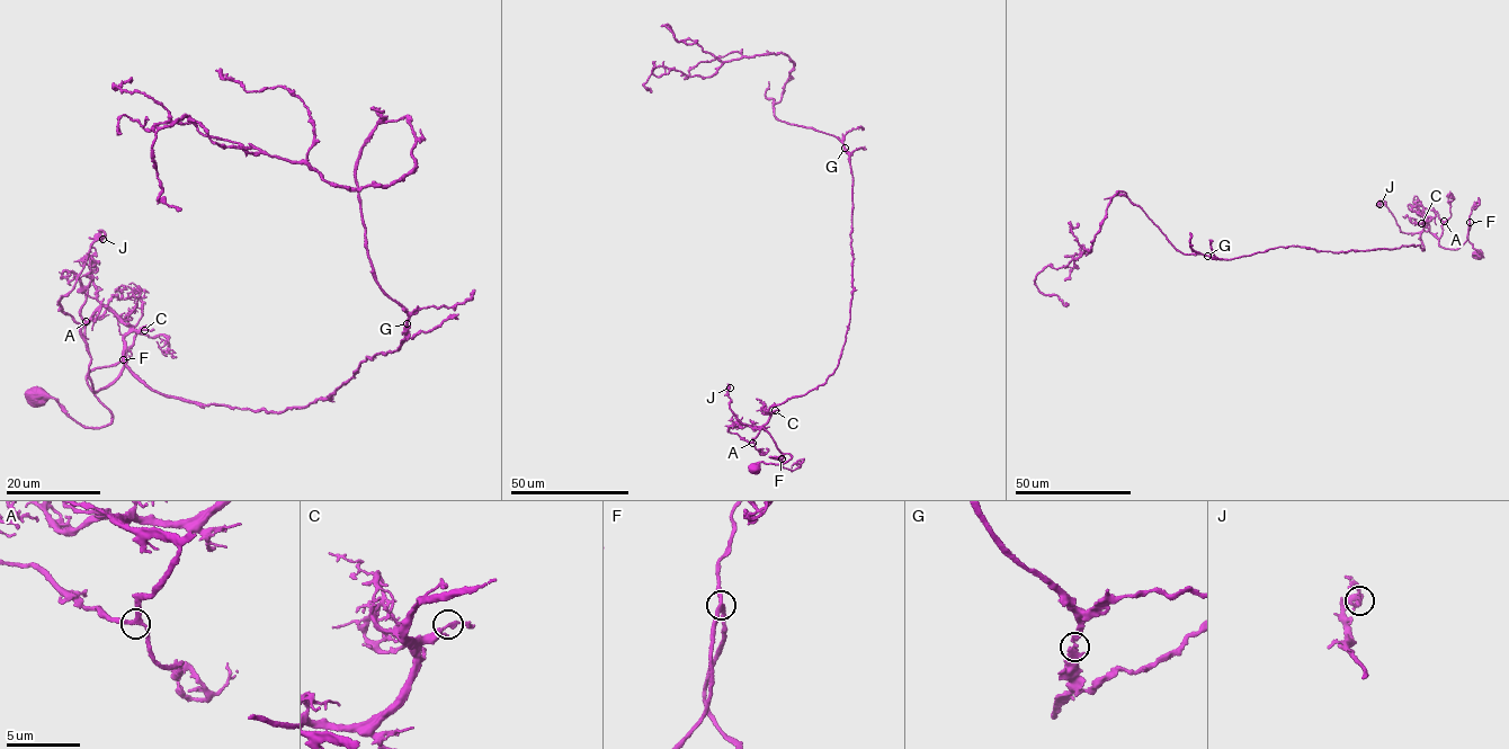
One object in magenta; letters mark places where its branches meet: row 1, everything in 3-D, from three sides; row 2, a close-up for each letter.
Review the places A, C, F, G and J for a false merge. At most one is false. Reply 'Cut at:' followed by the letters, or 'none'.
Cut at: none

